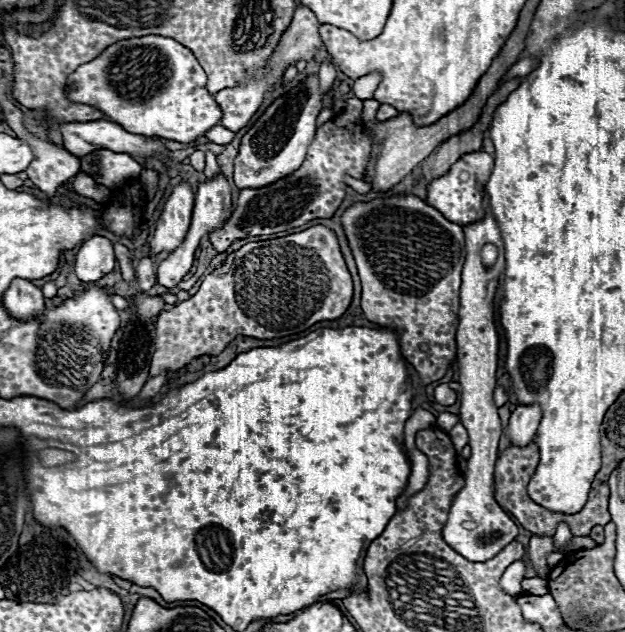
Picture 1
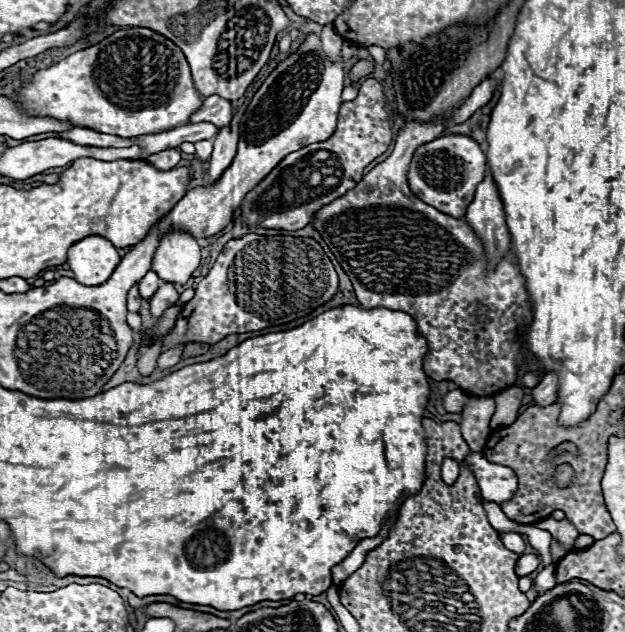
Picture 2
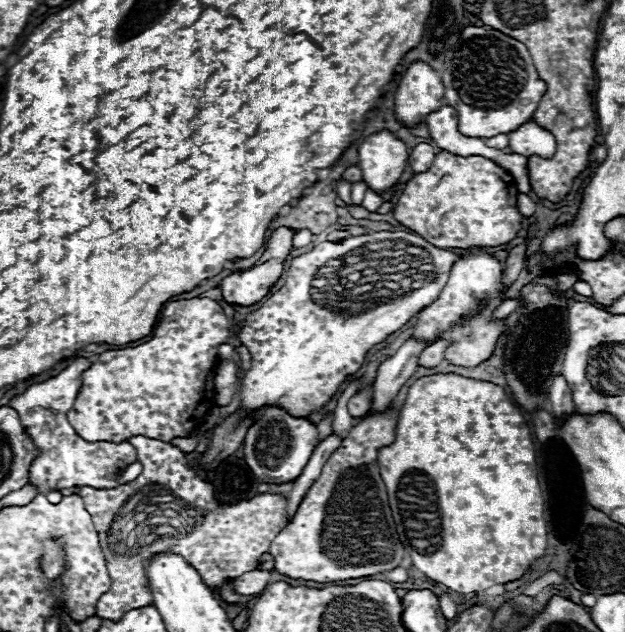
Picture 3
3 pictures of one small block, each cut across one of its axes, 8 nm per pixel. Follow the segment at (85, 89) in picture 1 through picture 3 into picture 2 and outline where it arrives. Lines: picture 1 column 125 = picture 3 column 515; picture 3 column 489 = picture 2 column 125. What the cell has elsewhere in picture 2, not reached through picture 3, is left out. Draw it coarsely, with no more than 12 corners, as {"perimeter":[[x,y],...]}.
{"perimeter":[[124,28],[38,70],[14,104],[122,138],[188,124],[184,54]]}

